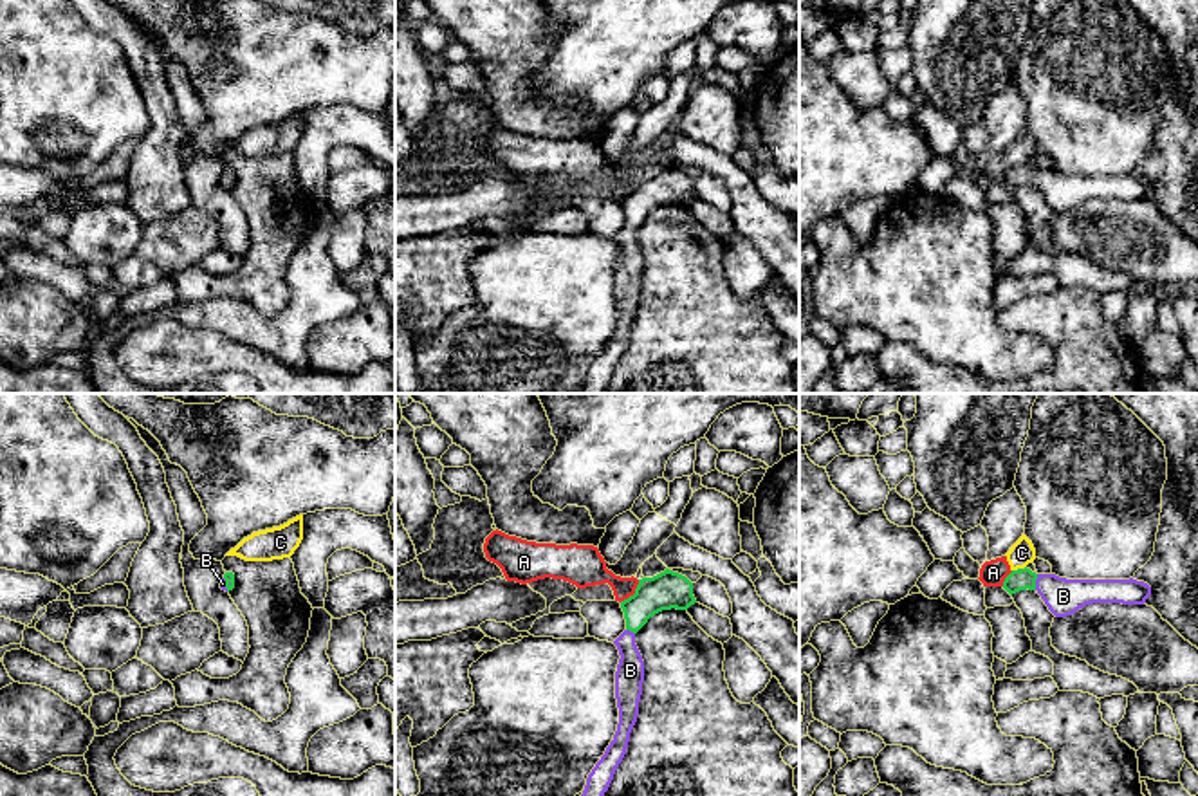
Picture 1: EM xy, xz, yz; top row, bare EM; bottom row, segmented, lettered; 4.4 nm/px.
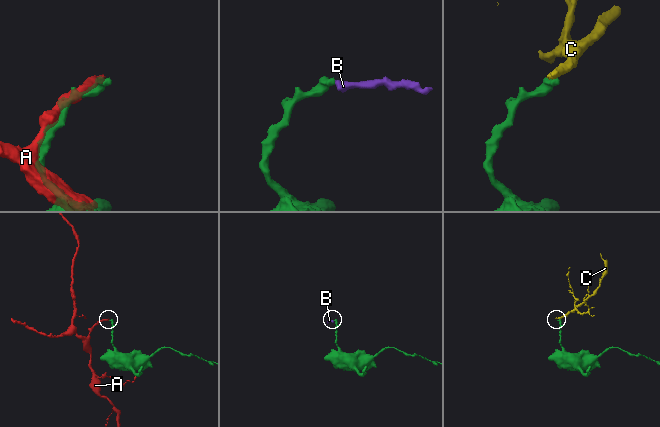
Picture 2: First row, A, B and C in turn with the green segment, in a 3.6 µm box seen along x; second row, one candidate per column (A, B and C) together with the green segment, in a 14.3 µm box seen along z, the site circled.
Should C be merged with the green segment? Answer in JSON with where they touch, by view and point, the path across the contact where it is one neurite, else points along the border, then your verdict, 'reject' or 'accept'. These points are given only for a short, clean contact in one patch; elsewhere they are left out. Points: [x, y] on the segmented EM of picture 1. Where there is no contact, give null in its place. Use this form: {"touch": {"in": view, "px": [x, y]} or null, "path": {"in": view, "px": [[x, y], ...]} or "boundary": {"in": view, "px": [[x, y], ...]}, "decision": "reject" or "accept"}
{"touch": {"in": "yz", "px": [1018, 569]}, "boundary": {"in": "yz", "px": [[1025, 565], [1013, 571]]}, "decision": "reject"}

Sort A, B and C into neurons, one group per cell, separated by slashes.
A C / B

